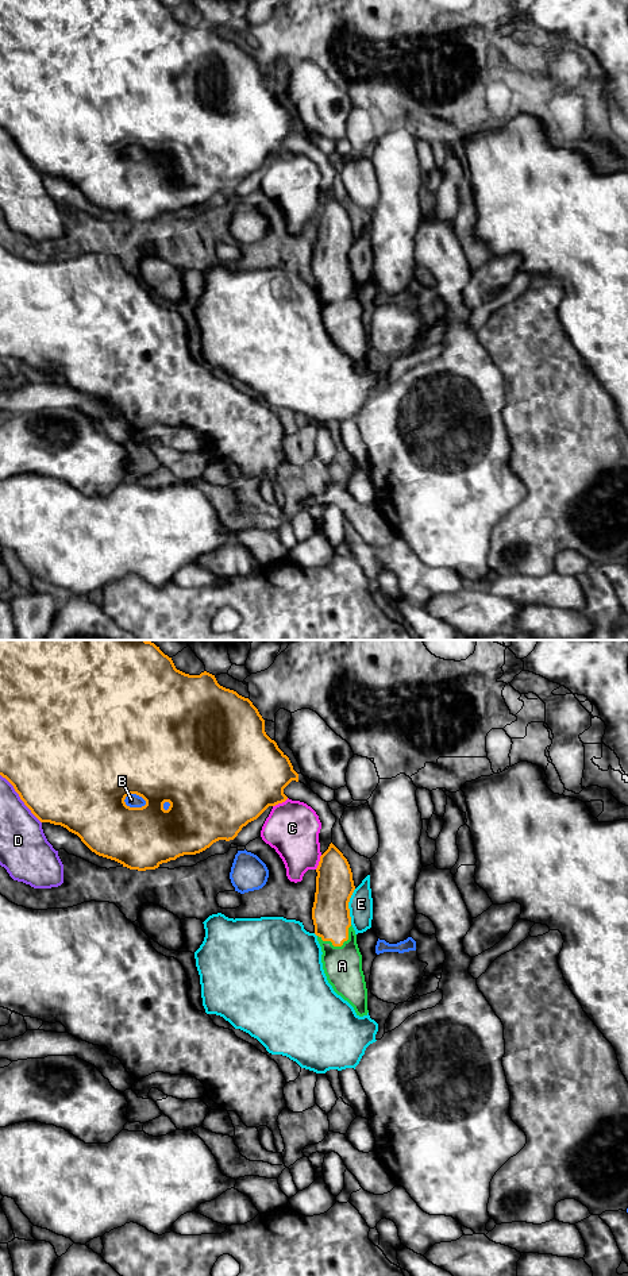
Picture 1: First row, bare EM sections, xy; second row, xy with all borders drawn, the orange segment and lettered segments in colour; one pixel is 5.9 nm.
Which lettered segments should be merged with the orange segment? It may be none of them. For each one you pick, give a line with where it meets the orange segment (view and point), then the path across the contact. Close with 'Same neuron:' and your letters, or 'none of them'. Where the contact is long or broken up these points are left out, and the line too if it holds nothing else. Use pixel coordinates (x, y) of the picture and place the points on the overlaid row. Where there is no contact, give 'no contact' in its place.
A: xy (339, 945) | across xy (331, 917), (339, 945), (342, 966)
Same neuron: A

